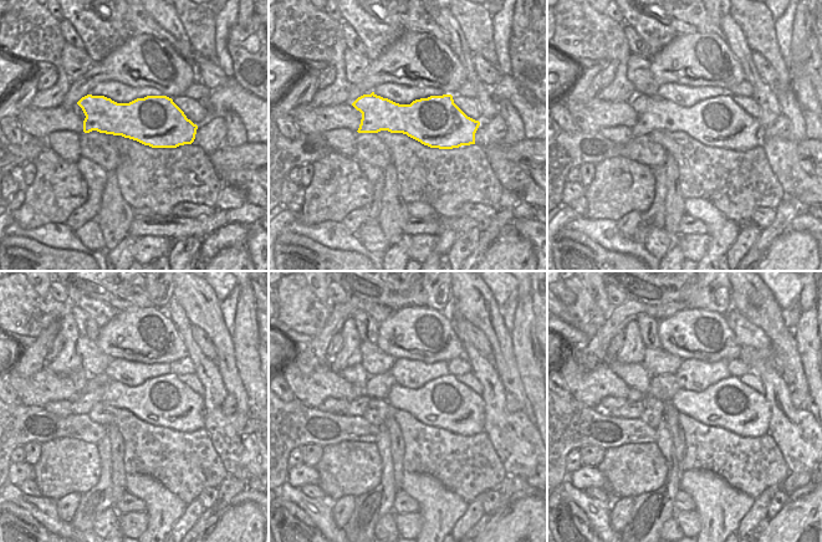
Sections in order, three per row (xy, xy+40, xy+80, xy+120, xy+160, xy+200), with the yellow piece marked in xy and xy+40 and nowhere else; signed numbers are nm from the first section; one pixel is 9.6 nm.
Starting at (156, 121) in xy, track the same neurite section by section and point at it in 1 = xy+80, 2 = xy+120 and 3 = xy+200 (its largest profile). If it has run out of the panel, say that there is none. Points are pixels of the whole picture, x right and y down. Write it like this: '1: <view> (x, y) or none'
1: xy+80 (719, 122)
2: xy+120 (164, 400)
3: xy+200 (730, 404)

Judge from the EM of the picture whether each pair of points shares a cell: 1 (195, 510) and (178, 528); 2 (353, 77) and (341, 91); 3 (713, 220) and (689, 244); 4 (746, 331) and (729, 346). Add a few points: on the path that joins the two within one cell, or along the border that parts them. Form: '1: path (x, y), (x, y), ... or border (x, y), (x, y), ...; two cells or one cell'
1: path (192, 515), (183, 523); one cell
2: border (343, 54), (345, 76), (351, 83); two cells
3: border (706, 233), (709, 244), (700, 257); two cells
4: border (724, 315), (728, 326), (743, 346); two cells

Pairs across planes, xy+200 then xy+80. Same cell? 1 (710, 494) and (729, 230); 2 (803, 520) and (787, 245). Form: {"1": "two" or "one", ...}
{"1": "one", "2": "one"}

